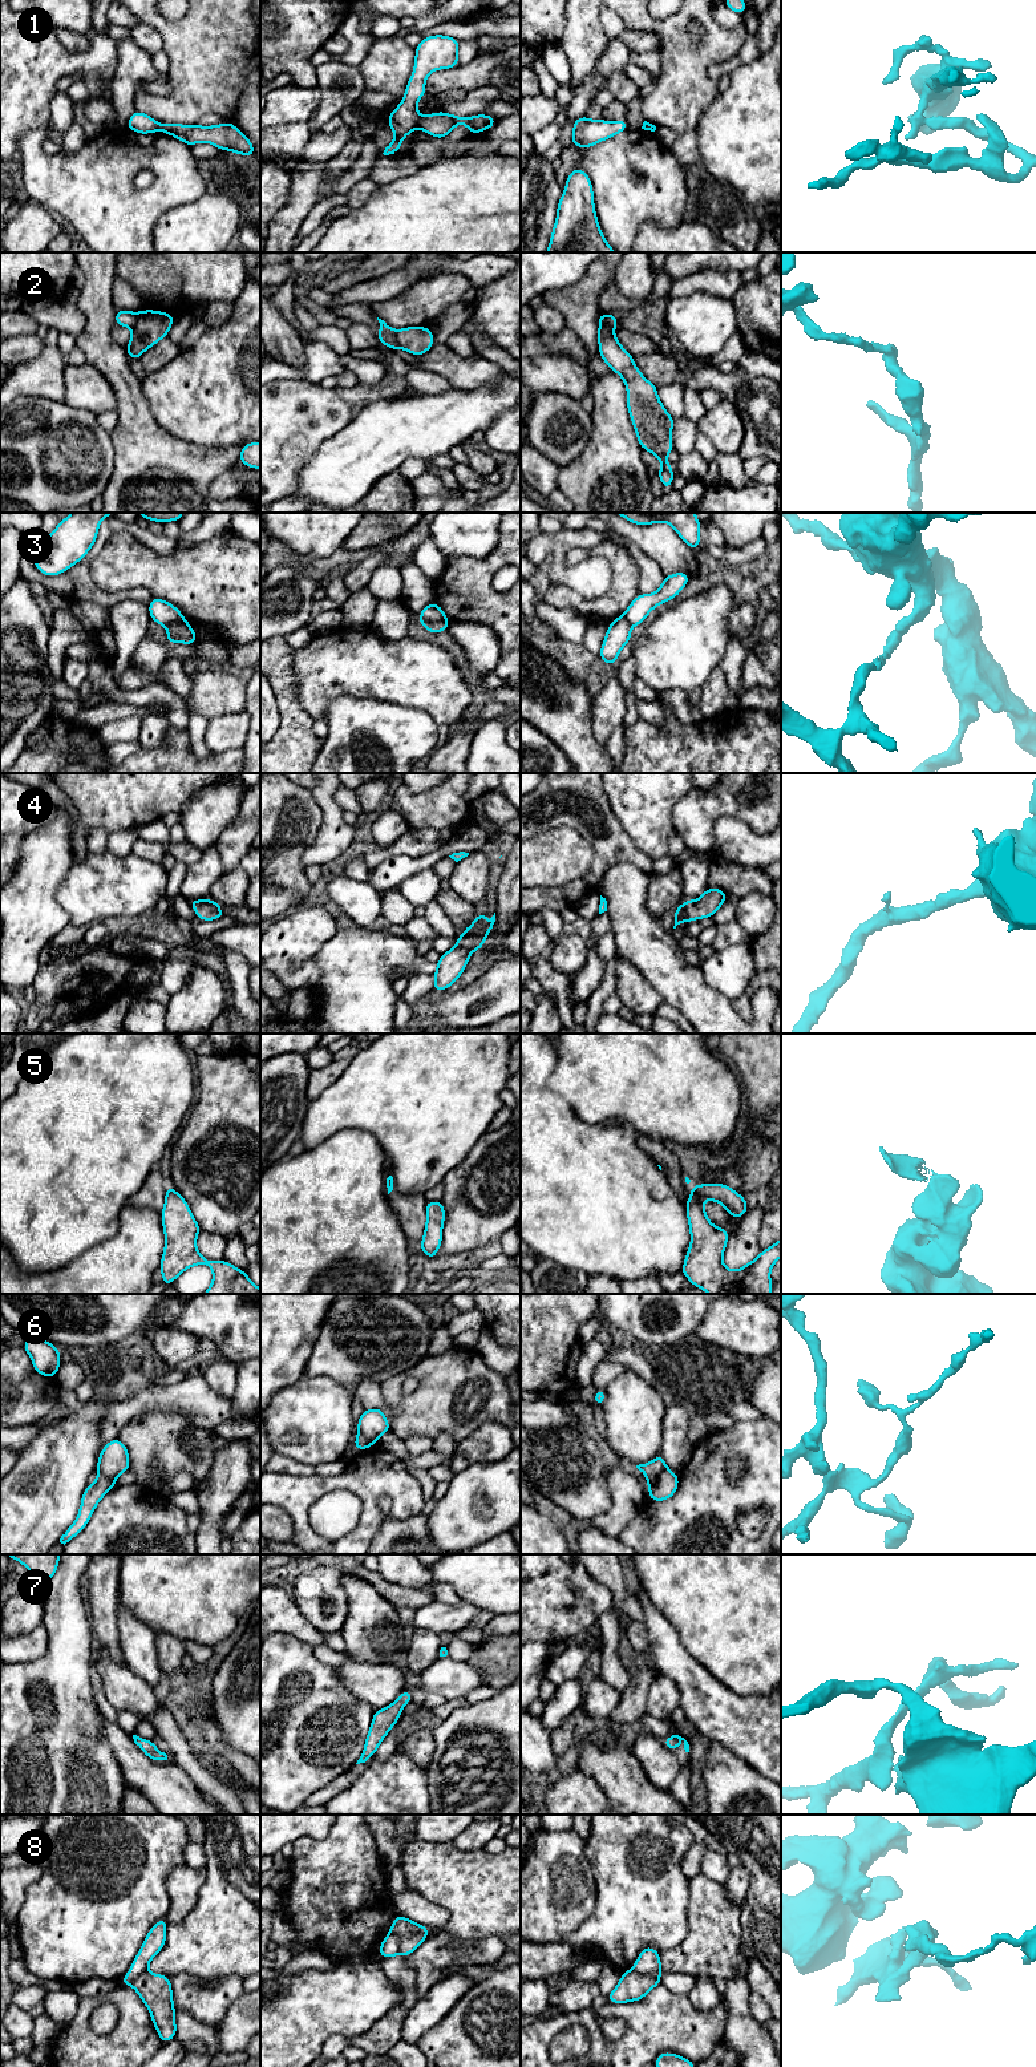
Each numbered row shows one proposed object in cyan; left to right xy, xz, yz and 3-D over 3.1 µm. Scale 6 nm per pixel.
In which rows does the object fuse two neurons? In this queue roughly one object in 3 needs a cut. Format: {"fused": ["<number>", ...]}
{"fused": ["1", "2", "3", "5", "6", "8"]}

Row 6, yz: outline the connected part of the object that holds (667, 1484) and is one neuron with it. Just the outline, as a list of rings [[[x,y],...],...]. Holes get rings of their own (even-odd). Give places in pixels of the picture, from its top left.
[[[665,1469],[659,1477],[656,1485],[649,1489],[649,1501],[664,1501],[673,1497],[679,1486],[679,1475]]]

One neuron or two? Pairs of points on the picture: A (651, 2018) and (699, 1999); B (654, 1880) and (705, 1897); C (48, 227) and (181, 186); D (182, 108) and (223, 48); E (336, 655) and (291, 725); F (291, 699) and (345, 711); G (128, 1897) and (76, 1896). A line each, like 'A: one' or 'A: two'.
A: two
B: two
C: two
D: one
E: two
F: two
G: one

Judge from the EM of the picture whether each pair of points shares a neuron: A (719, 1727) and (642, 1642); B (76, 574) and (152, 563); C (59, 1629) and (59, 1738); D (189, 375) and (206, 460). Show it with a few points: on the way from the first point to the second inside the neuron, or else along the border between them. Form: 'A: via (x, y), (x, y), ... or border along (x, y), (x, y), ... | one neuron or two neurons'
A: border along (643, 1623), (647, 1631), (648, 1651) | two neurons
B: border along (104, 545), (90, 562), (90, 579), (113, 593) | two neurons
C: via (60, 1655), (60, 1711) | one neuron
D: border along (174, 435), (201, 447), (235, 447) | two neurons

